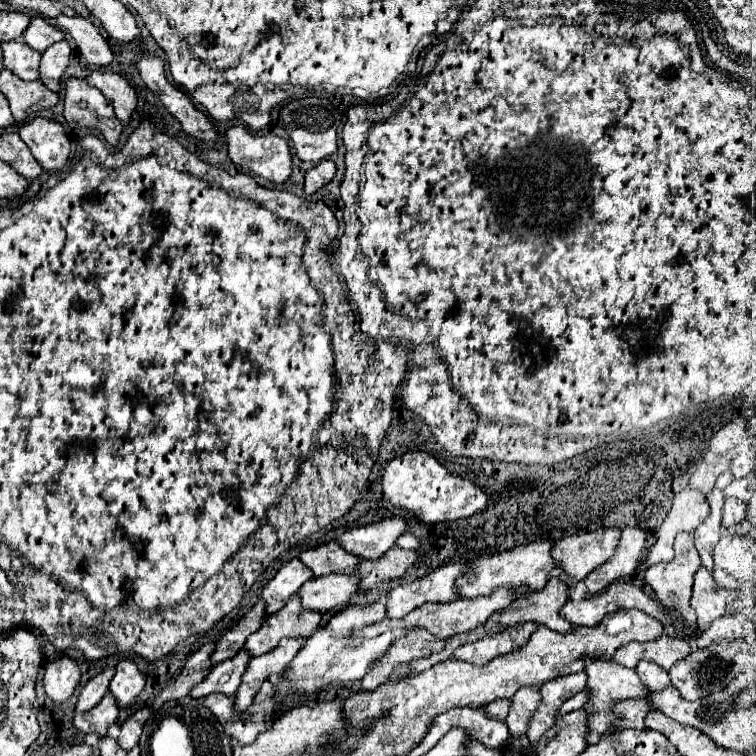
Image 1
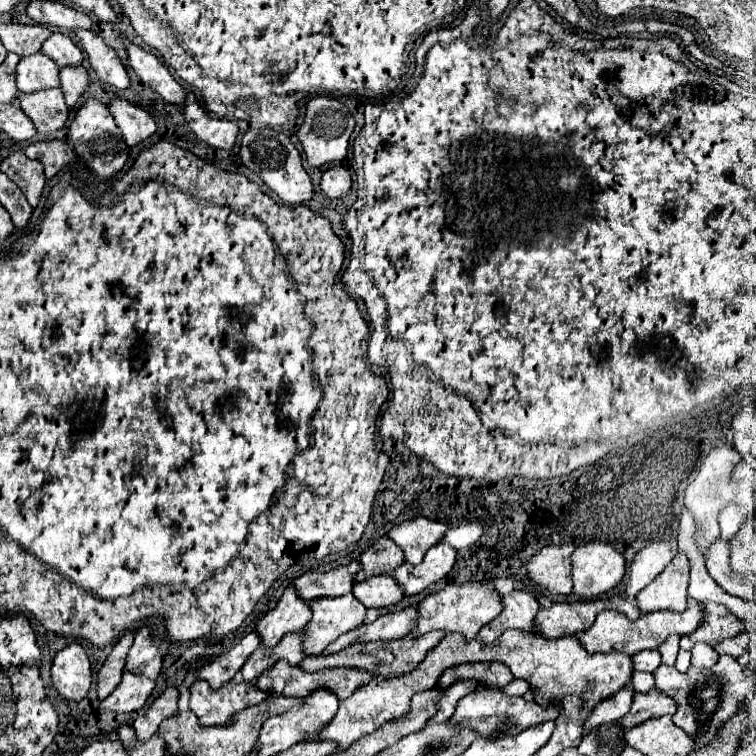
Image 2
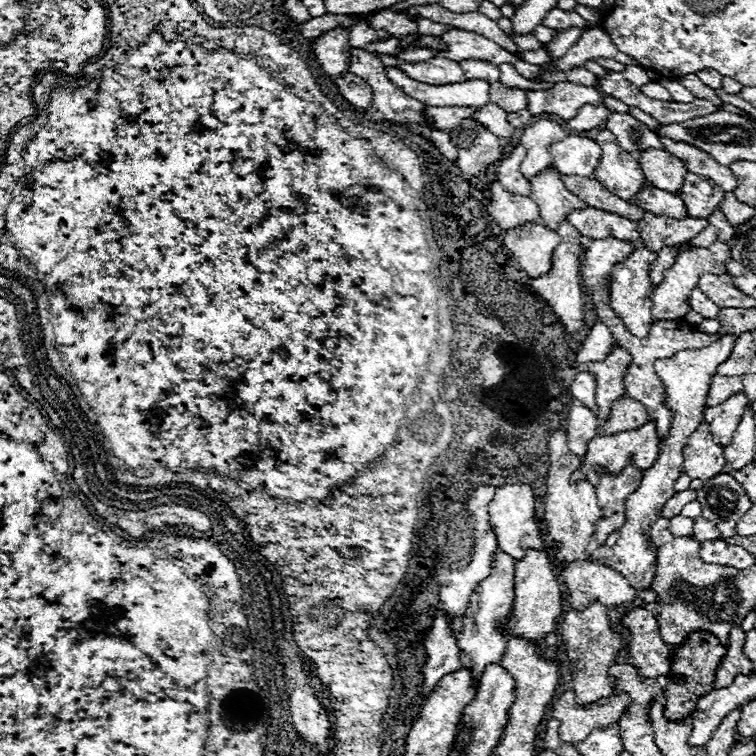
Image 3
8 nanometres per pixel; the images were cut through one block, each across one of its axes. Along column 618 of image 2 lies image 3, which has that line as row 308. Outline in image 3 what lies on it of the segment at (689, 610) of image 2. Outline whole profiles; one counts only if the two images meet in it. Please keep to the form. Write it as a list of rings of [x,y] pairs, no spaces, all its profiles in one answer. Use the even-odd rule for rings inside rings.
[[[636,248],[624,262],[614,264],[612,276],[610,276],[610,306],[612,310],[624,320],[626,328],[632,334],[648,334],[652,328],[652,284],[648,278],[648,270],[652,262],[656,260],[656,254],[648,248]]]

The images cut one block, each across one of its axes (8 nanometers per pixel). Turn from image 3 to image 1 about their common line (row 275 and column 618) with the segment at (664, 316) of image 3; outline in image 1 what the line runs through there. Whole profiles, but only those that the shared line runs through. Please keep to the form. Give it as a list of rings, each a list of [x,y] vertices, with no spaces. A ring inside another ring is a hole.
[[[586,660],[586,674],[588,674],[588,688],[592,690],[592,696],[590,700],[586,702],[588,704],[588,726],[590,730],[596,730],[600,736],[602,734],[608,734],[610,728],[616,724],[616,704],[620,700],[630,700],[630,698],[642,698],[648,702],[650,710],[656,710],[656,706],[652,704],[652,692],[648,688],[644,688],[644,684],[640,682],[640,676],[636,674],[636,670],[630,670],[630,668],[624,668],[620,664],[616,664],[614,660]]]

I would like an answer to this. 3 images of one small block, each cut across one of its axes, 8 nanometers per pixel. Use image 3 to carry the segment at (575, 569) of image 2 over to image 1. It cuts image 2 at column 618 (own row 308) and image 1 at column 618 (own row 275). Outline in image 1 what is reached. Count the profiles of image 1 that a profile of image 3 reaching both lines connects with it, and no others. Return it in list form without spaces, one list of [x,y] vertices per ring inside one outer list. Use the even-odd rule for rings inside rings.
[[[624,528],[616,554],[586,576],[584,582],[588,586],[588,592],[596,594],[606,586],[610,586],[614,580],[634,574],[646,550],[646,538],[648,538],[648,530]]]

